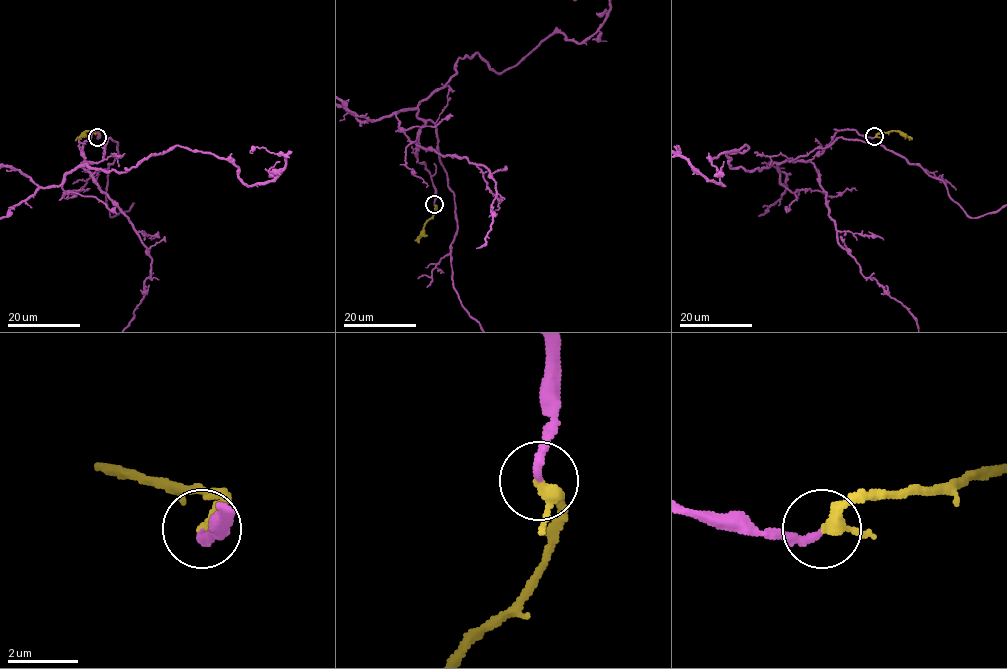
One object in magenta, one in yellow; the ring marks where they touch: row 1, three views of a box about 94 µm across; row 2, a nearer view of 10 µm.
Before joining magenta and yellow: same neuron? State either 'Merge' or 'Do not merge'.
Merge

